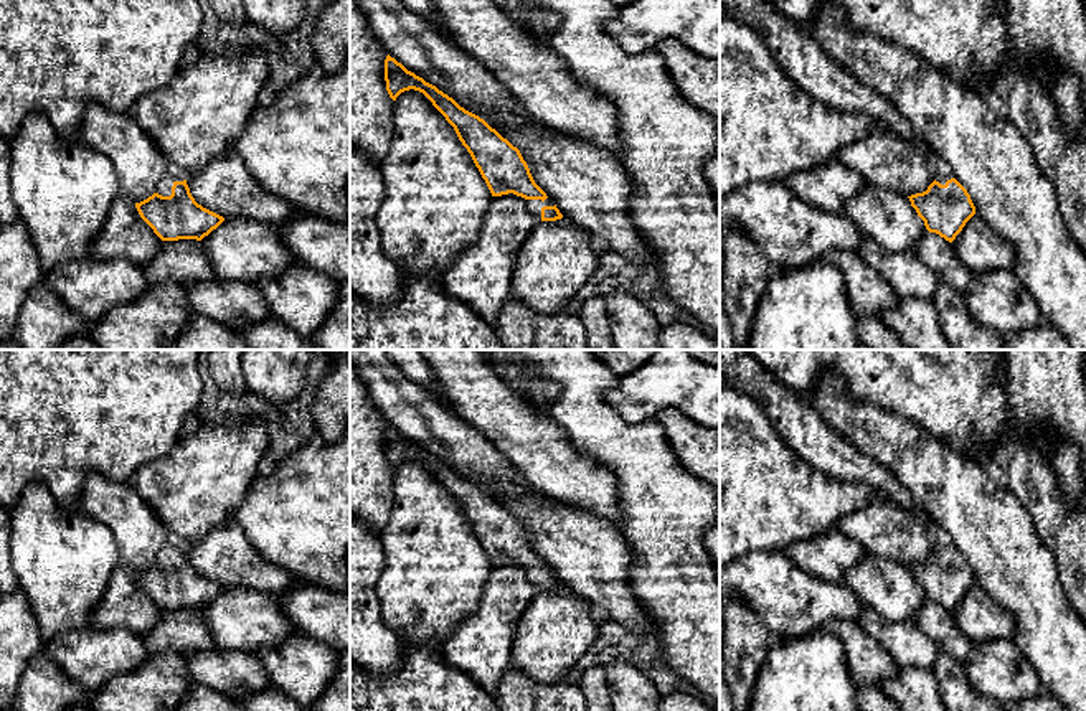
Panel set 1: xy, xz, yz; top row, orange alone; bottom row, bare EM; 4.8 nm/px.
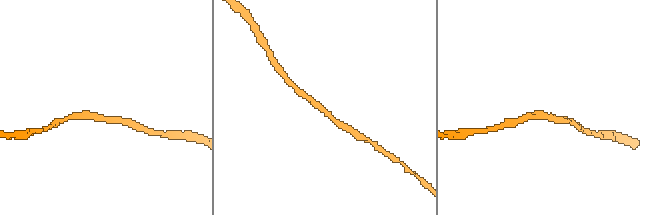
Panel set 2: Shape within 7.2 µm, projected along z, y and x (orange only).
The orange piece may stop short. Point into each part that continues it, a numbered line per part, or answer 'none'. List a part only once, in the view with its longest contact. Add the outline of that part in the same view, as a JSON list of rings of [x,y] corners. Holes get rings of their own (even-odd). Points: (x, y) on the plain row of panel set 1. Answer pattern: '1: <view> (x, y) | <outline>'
1: xy (165, 553) | [[[170,539],[170,541],[167,541],[167,543],[160,548],[160,551],[158,551],[157,558],[155,558],[155,563],[158,563],[158,564],[162,564],[162,566],[170,566],[170,564],[172,564],[172,556],[173,556],[173,553],[175,553],[175,551],[183,551],[183,549],[185,549],[183,544]]]

